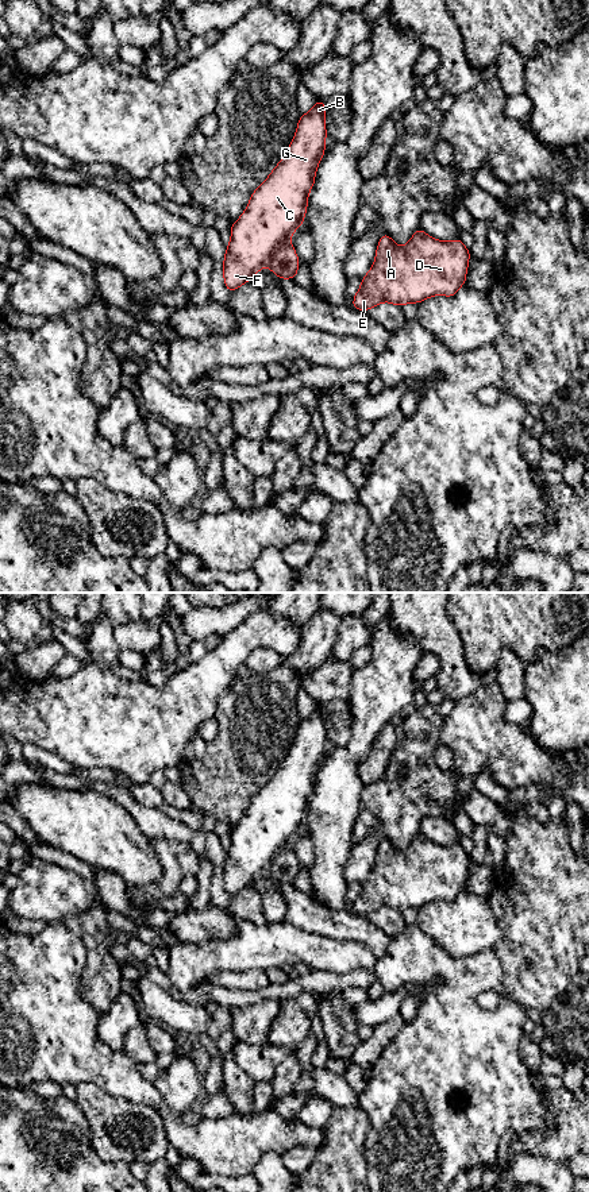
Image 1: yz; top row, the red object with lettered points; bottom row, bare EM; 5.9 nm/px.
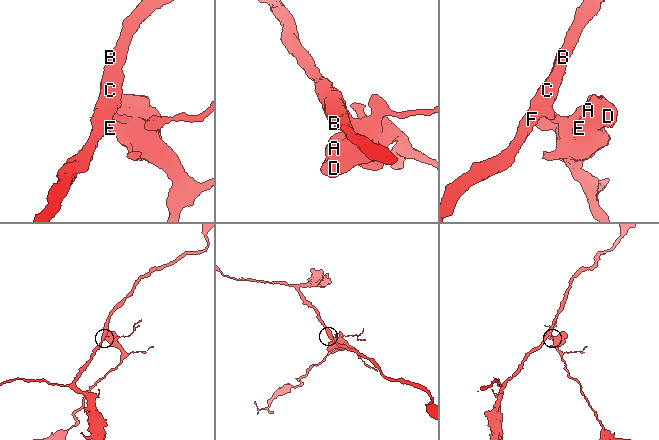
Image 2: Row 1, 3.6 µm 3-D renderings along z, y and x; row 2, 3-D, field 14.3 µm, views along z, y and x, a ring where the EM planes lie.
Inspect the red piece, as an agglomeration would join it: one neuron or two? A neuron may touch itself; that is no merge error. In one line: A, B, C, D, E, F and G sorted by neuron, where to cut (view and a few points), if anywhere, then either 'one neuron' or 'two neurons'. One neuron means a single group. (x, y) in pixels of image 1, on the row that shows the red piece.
A D E / B C F G; cut in yz along (289, 240), (281, 245), (265, 265); two neurons

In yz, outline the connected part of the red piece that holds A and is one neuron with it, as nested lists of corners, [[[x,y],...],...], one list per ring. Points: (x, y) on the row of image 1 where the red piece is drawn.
[[[419,228],[405,246],[397,246],[384,234],[353,306],[367,310],[381,302],[403,306],[439,294],[453,297],[466,282],[469,259],[459,239],[440,242]]]

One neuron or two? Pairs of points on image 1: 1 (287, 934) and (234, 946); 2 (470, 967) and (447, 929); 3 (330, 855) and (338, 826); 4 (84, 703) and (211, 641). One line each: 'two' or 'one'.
1: one
2: two
3: one
4: two

